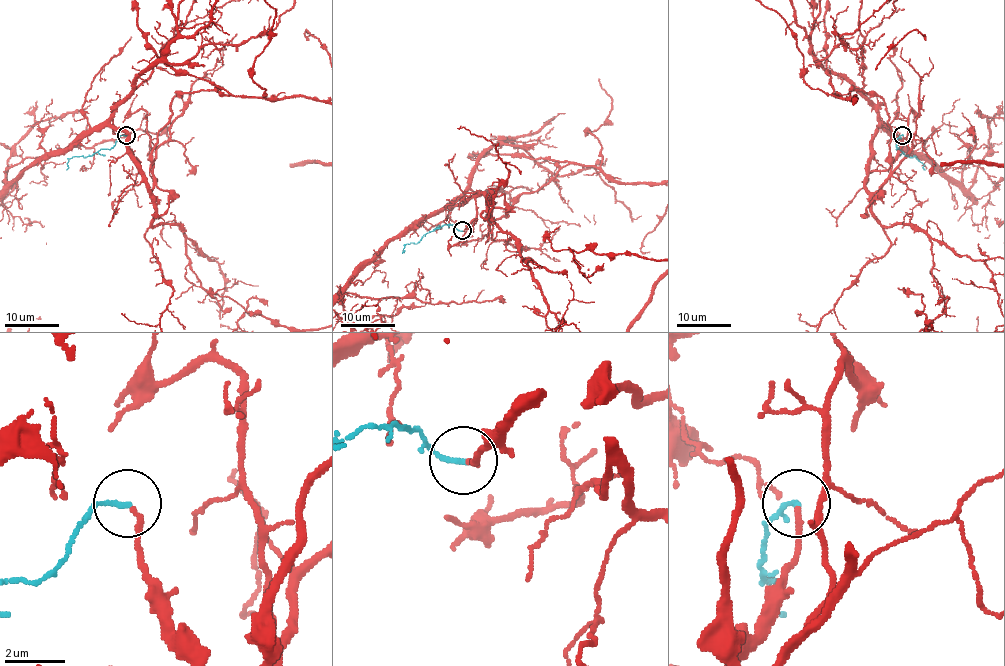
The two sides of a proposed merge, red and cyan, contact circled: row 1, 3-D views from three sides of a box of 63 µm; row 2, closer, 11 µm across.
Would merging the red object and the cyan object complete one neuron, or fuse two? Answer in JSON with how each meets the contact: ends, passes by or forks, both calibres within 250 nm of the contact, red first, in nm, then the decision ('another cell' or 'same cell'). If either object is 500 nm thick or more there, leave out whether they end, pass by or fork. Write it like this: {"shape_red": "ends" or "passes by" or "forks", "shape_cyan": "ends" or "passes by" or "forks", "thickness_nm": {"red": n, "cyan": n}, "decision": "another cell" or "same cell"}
{"shape_red": "ends", "shape_cyan": "ends", "thickness_nm": {"red": 190, "cyan": 160}, "decision": "another cell"}

